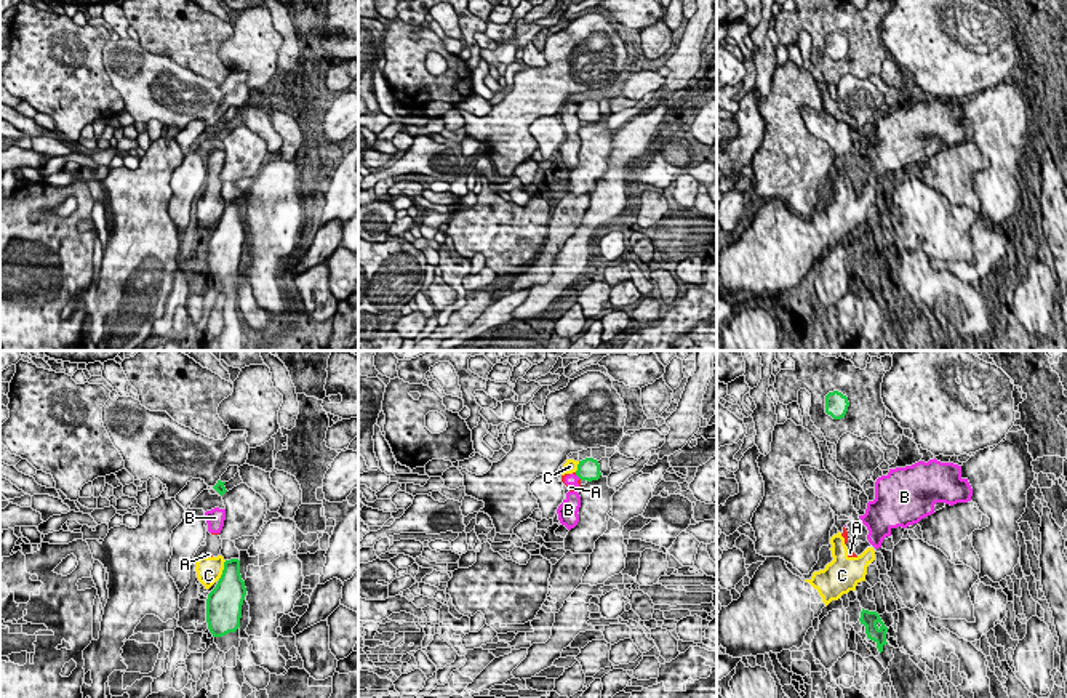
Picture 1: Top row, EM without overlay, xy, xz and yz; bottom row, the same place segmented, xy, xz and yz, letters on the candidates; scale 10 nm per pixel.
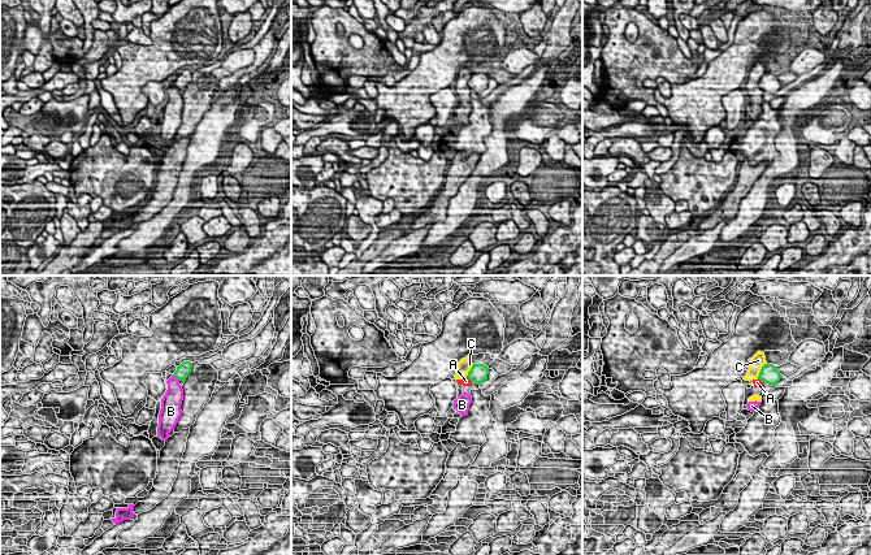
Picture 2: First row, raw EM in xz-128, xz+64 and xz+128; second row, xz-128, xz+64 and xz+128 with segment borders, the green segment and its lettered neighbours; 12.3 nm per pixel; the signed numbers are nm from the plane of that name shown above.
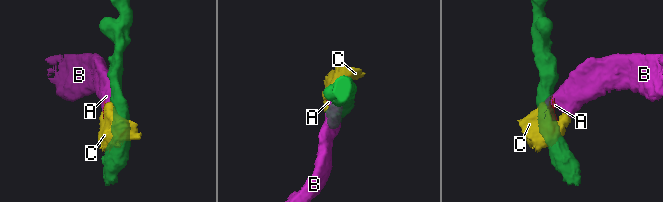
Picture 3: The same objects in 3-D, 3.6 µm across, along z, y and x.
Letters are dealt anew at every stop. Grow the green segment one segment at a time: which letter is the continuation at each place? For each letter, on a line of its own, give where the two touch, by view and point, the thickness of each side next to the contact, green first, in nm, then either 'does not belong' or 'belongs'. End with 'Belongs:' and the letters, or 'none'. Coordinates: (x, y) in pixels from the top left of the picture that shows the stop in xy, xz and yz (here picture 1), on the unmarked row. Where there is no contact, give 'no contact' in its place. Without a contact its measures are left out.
A: no contact; does not belong
B: contact xz (578, 117); calibres 220 and 120 nm; does not belong
C: contact xy (223, 212); calibres 320 and 260 nm; does not belong
Belongs: none

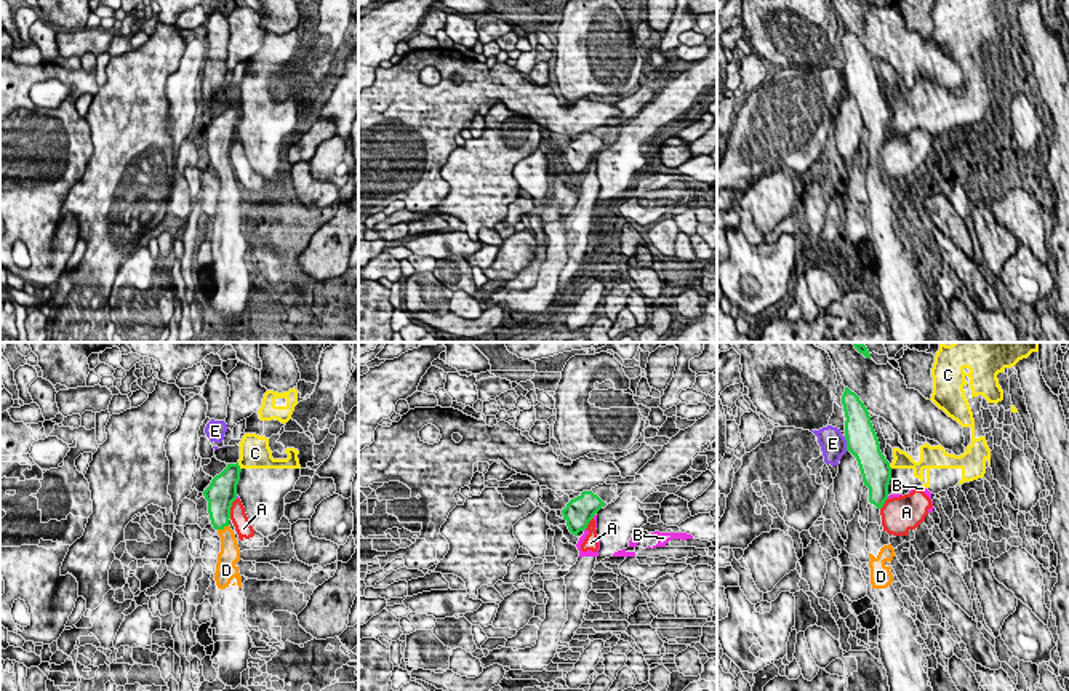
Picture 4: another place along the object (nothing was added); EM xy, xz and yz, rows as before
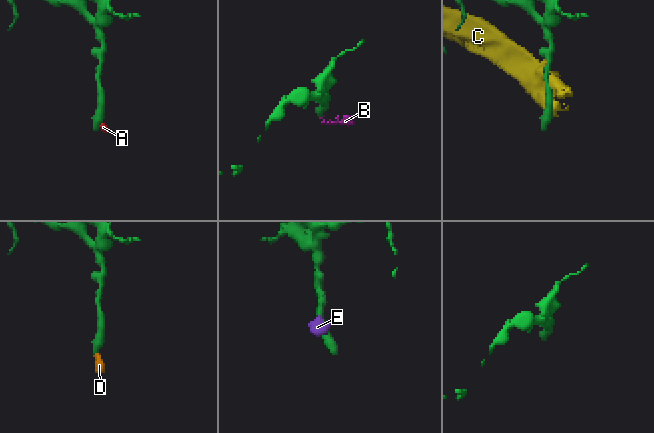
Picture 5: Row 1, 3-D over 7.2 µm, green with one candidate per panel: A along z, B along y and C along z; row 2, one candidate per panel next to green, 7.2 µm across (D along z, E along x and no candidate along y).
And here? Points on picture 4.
A: contact xy (231, 147); calibres 300 and 160 nm; does not belong
B: contact xz (594, 155); calibres 280 and 30 nm; does not belong
C: contact xy (239, 107); calibres 260 and 320 nm; does not belong
D: contact xy (223, 168); calibres 240 and 190 nm; belongs
E: contact yz (847, 85); calibres 320 and 260 nm; does not belong
Belongs: D

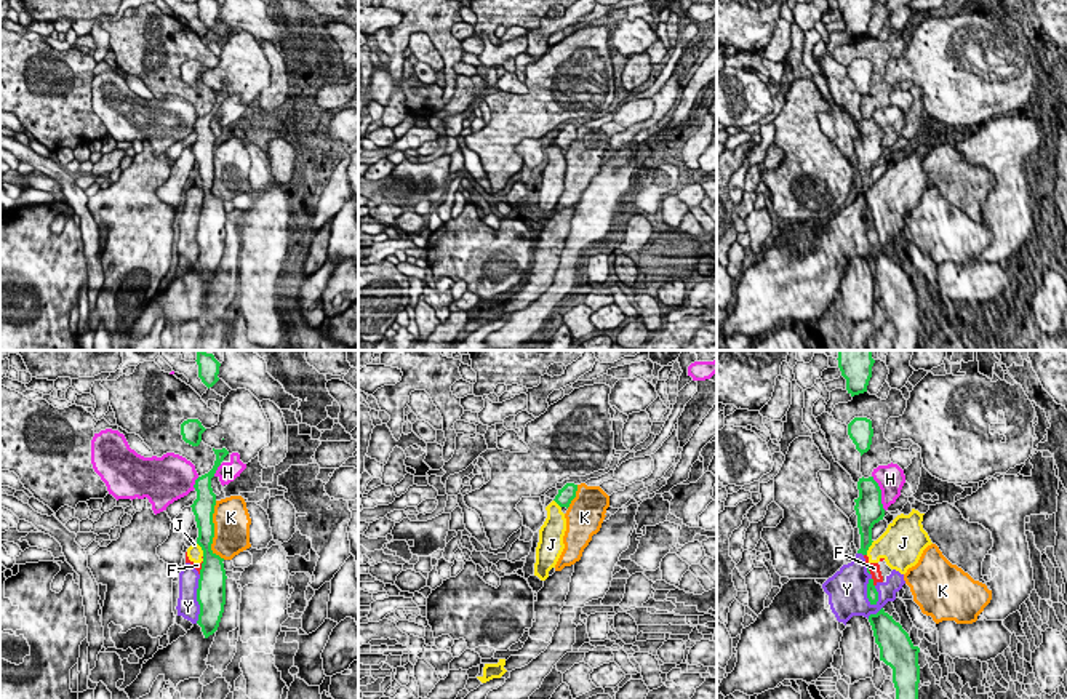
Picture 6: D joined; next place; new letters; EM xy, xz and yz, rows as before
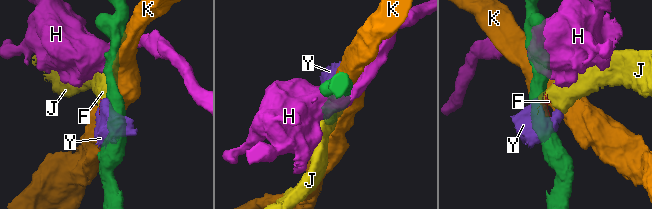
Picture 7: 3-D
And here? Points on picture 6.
F: contact yz (872, 224); calibres 120 and 120 nm; does not belong
H: contact yz (880, 135); calibres 280 and 280 nm; does not belong
J: contact xy (202, 191); calibres 240 and 160 nm; does not belong
K: contact xy (213, 173); calibres 220 and 360 nm; does not belong
Y: contact yz (867, 234); calibres 120 and 400 nm; does not belong
Belongs: none

